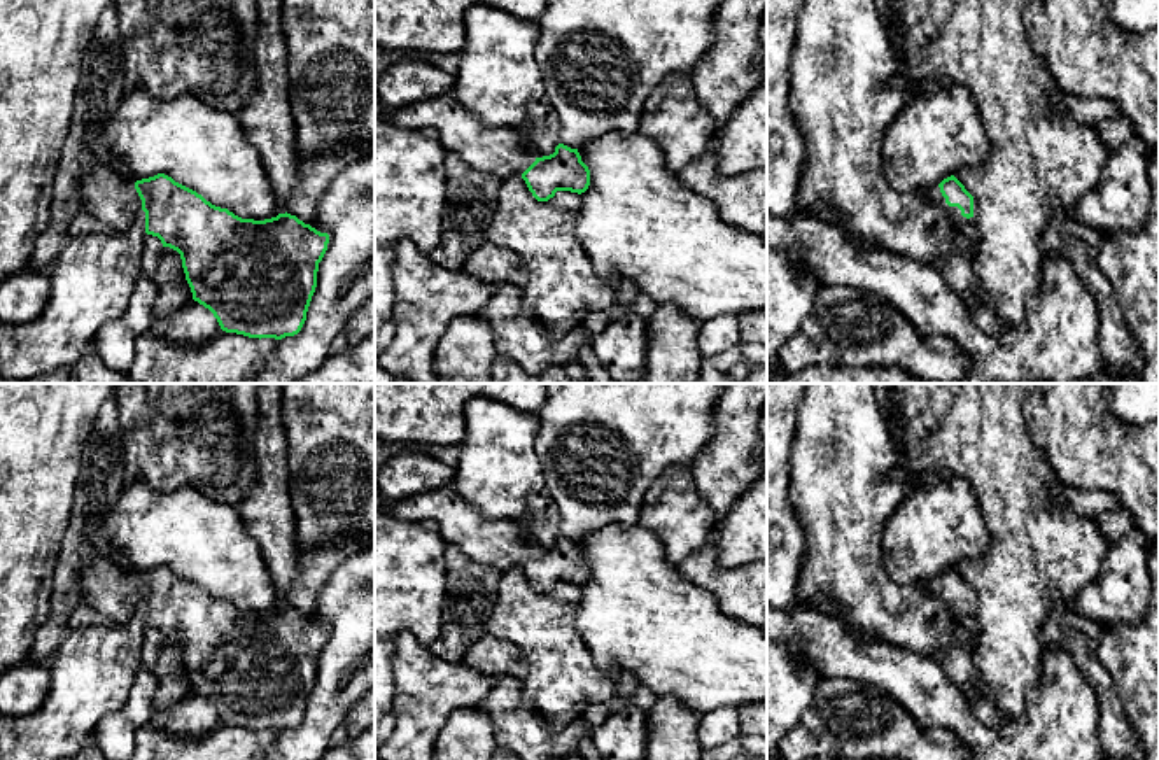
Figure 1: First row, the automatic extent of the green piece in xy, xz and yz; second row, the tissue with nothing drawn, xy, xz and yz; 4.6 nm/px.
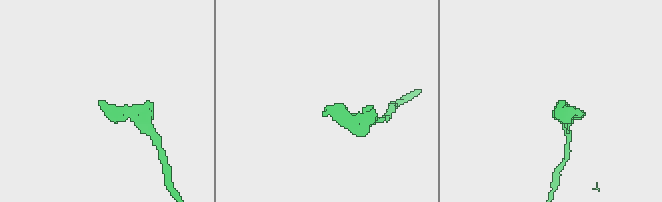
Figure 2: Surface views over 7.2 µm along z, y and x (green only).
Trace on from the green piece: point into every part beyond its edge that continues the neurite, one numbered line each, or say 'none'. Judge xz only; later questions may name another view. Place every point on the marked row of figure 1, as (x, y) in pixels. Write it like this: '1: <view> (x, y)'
1: xz (498, 151)

